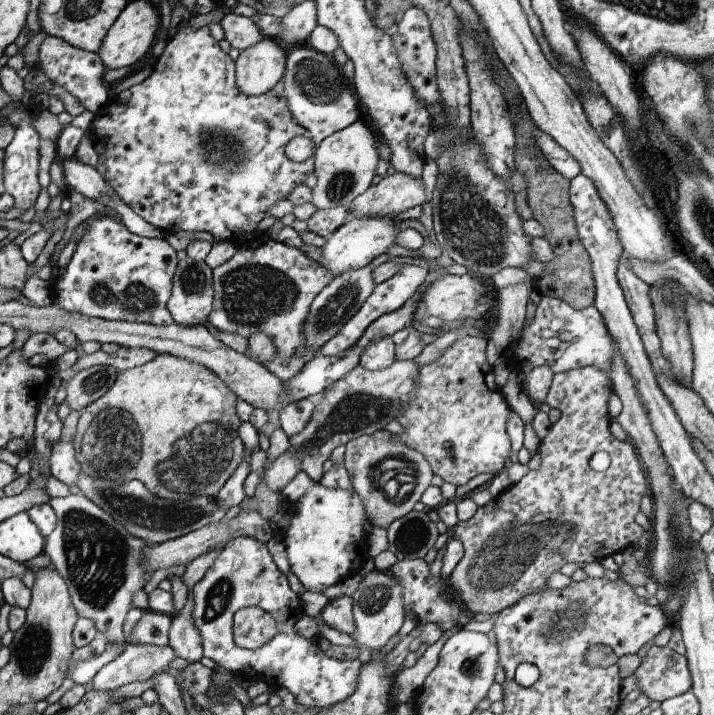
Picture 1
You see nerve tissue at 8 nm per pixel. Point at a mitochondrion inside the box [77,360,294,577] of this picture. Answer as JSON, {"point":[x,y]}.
{"point":[202,457]}

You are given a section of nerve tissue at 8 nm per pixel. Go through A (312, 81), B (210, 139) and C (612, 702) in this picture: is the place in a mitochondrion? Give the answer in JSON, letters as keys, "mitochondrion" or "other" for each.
{"A":"mitochondrion","B":"mitochondrion","C":"other"}

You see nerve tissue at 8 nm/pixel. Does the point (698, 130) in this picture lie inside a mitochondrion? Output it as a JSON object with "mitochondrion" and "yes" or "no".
{"mitochondrion":"yes"}

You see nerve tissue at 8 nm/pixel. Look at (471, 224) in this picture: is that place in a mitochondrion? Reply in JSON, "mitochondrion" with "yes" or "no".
{"mitochondrion":"yes"}

